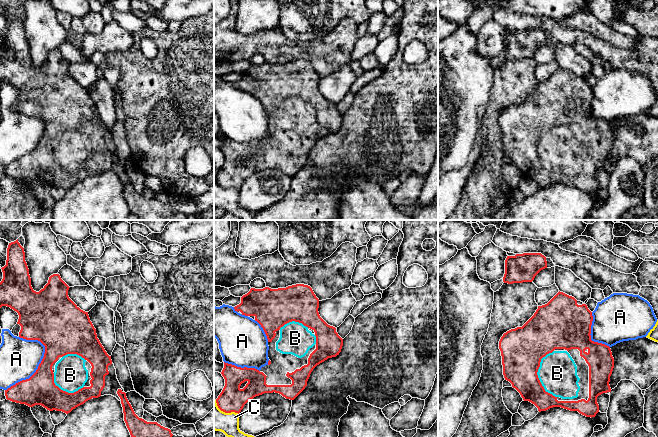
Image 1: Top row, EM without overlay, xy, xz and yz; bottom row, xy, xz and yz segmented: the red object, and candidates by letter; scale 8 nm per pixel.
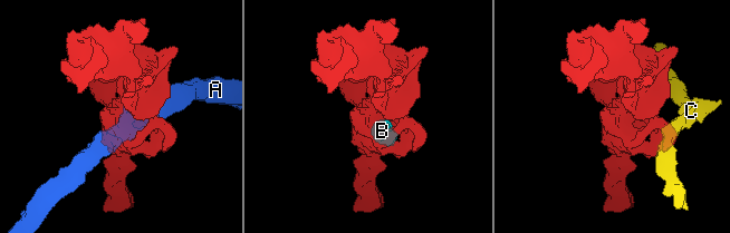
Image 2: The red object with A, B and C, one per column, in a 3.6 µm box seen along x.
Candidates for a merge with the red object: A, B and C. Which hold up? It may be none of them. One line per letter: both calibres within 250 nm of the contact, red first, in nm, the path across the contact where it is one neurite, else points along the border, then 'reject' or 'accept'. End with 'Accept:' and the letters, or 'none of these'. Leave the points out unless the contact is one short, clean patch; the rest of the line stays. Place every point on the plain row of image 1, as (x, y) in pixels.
A: calibres 260 and 320 nm; reject
B: calibres 340 and 300 nm; accept
C: calibres 200 and 180 nm; border xz (215, 176), (221, 186), (238, 190); reject
Accept: B

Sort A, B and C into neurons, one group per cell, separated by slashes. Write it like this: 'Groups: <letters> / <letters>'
Groups: A / B / C

